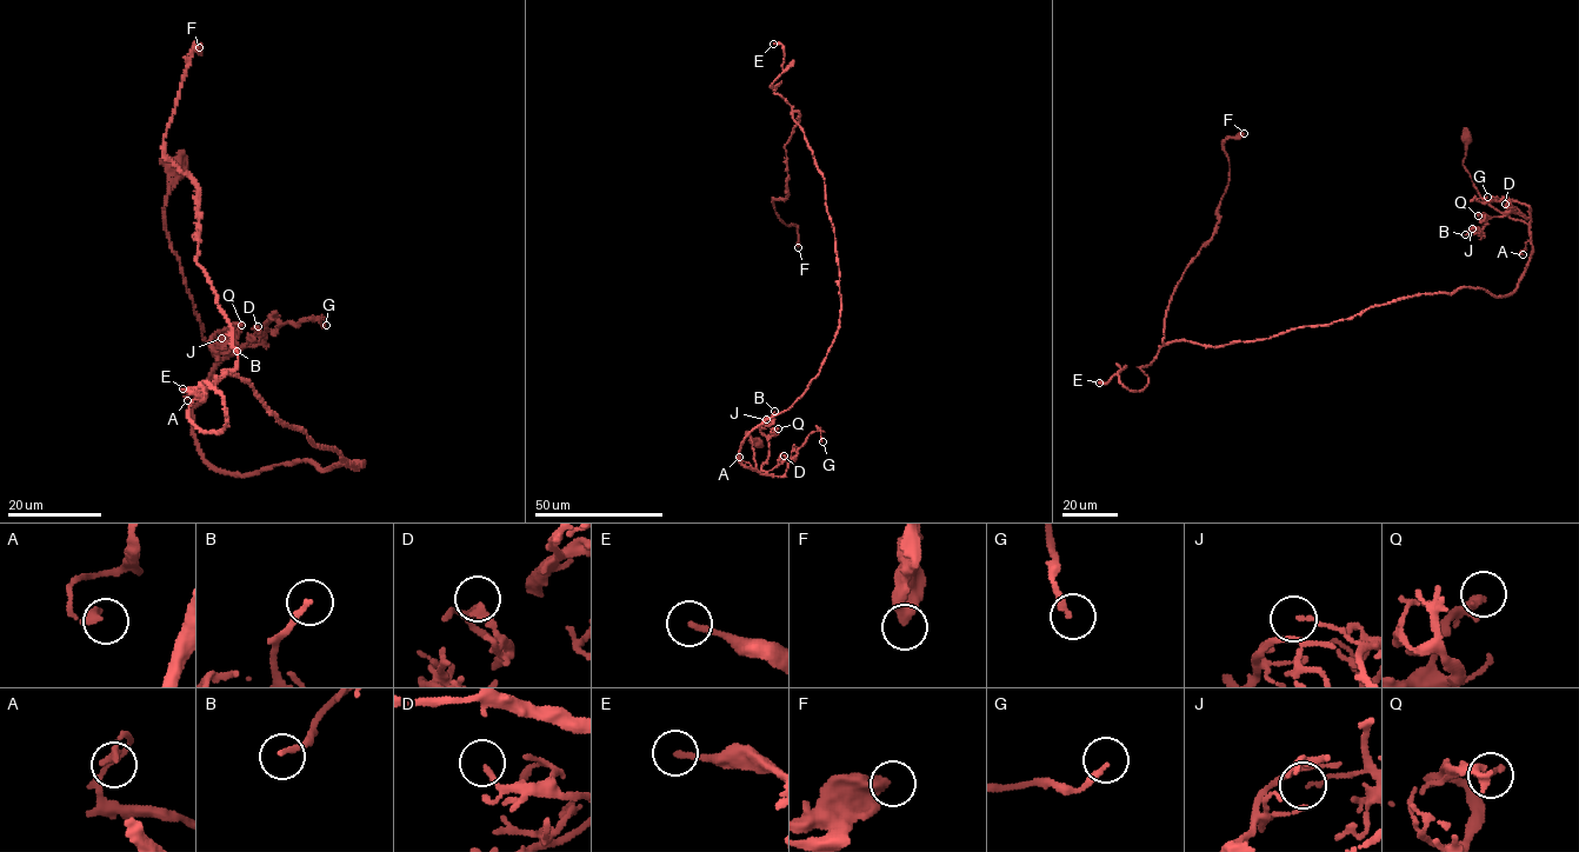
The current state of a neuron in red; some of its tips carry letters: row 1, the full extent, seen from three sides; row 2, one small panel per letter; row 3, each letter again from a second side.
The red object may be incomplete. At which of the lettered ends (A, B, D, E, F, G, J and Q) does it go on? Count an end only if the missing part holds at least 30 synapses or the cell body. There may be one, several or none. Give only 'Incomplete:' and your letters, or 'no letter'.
Incomplete: E

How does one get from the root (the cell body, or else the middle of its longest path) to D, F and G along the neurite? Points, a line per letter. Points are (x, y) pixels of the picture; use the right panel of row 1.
D: (1466, 138), (1463, 165), (1479, 195), (1503, 213), (1528, 224), (1530, 218), (1505, 204)
F: (1466, 138), (1479, 195), (1528, 226), (1517, 290), (1164, 343), (1219, 219), (1224, 142), (1244, 133)
G: (1466, 138), (1463, 165), (1479, 195), (1528, 224), (1527, 205), (1505, 197), (1484, 202), (1474, 198), (1487, 197)

